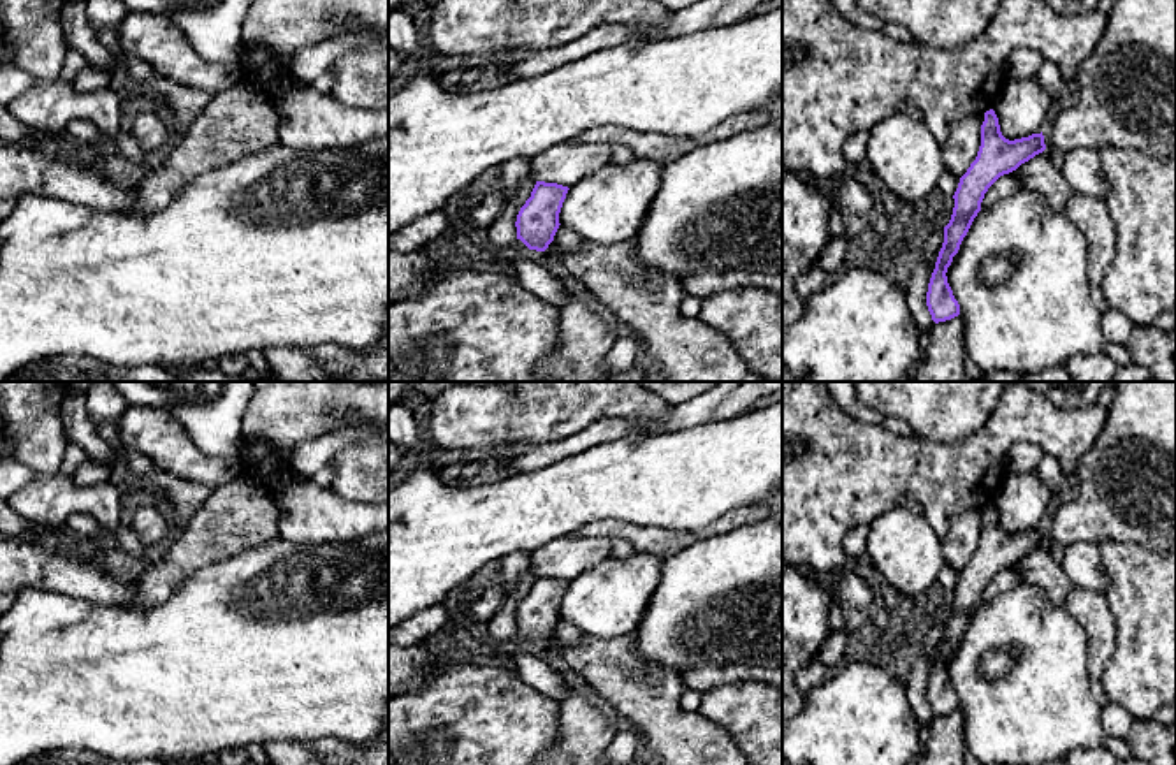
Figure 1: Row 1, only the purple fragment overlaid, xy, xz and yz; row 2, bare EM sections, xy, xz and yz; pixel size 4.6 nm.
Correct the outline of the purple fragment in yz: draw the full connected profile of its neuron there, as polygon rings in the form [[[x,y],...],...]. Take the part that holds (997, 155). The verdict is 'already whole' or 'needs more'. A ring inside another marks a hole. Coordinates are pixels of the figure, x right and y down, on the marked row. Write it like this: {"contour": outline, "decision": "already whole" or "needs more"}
{"contour": [[[1114,0],[1107,28],[1074,81],[1078,104],[1063,109],[1041,134],[1009,141],[993,109],[984,113],[976,160],[960,178],[955,208],[944,227],[944,243],[932,273],[926,306],[935,324],[960,315],[947,283],[947,267],[958,253],[988,188],[1004,174],[1042,153],[1048,146],[1067,153],[1074,148],[1113,146],[1143,151],[1153,158],[1176,157],[1176,0]]], "decision": "needs more"}

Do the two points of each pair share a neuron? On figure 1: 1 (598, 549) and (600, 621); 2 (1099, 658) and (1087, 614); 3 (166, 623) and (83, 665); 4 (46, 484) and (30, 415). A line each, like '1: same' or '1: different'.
1: different
2: same
3: same
4: same

